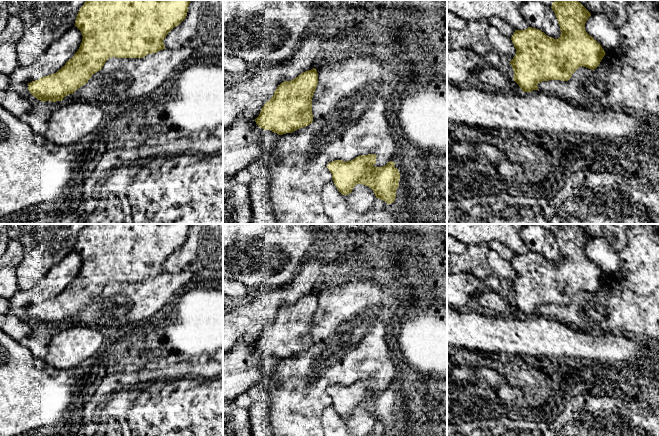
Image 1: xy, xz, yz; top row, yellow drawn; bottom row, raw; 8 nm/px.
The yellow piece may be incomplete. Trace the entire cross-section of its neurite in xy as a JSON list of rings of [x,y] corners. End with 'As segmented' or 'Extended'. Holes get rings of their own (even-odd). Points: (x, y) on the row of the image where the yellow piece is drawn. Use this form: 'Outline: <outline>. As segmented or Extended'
Outline: [[[86,0],[75,20],[83,36],[78,51],[56,73],[28,83],[29,92],[42,102],[62,101],[85,85],[109,58],[143,58],[166,49],[163,41],[186,18],[190,1]]]. As segmented

